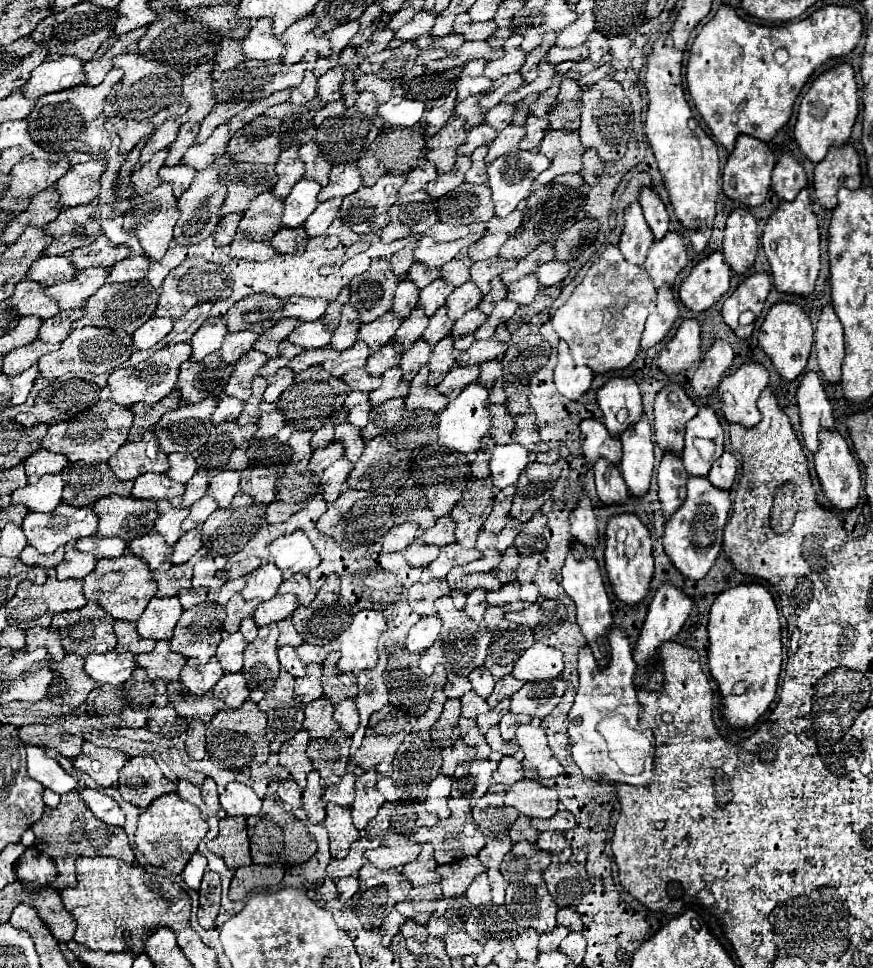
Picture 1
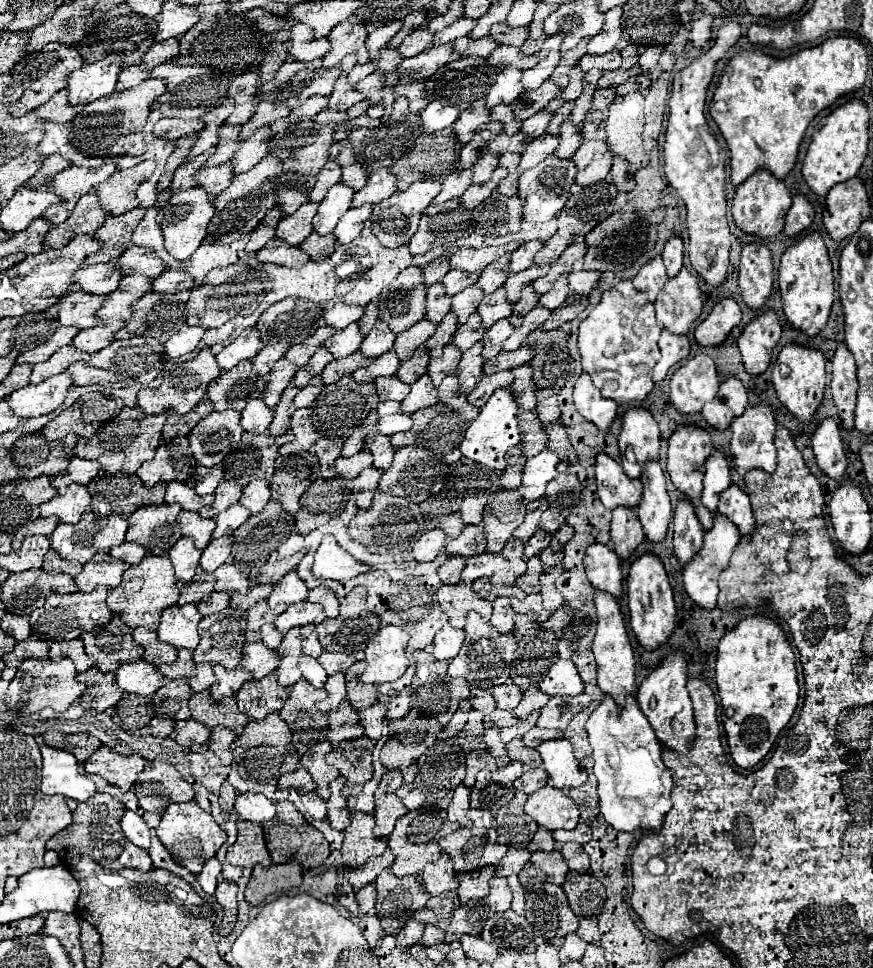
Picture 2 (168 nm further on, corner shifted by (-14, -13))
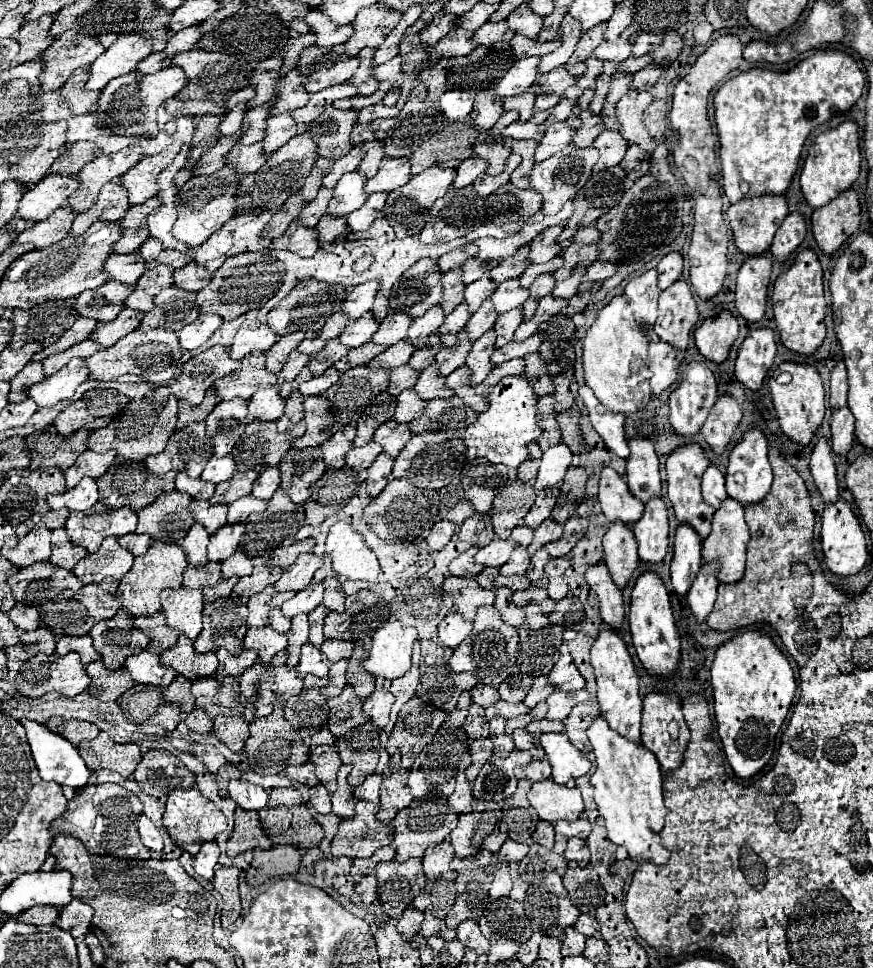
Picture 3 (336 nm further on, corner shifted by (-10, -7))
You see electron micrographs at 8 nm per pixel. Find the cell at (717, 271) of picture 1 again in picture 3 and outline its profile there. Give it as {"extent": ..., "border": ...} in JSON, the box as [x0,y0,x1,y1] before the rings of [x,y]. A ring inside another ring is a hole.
{"extent":[695,310,739,362],"border":[[[721,310],[717,316],[707,318],[703,320],[701,326],[697,326],[695,346],[707,360],[723,362],[737,334],[739,334],[737,318],[729,310]]]}

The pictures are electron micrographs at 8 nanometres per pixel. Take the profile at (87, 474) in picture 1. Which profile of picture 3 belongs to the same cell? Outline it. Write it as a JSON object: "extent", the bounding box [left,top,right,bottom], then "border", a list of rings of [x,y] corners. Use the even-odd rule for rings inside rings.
{"extent":[97,460,175,512],"border":[[[115,460],[111,464],[111,470],[107,470],[107,474],[97,478],[97,486],[99,486],[99,502],[103,502],[105,506],[109,506],[109,508],[127,506],[127,508],[139,512],[141,508],[151,504],[159,494],[171,492],[175,488],[175,472],[169,472],[167,476],[159,478],[159,476],[149,474],[141,462]]]}

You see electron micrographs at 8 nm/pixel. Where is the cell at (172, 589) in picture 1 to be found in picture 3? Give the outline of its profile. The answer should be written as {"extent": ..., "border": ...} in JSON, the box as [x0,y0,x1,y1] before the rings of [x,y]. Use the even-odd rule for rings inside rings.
{"extent":[183,562,221,588],"border":[[[207,562],[207,566],[201,568],[187,568],[183,572],[183,588],[209,588],[215,586],[221,578],[221,564],[219,562]]]}

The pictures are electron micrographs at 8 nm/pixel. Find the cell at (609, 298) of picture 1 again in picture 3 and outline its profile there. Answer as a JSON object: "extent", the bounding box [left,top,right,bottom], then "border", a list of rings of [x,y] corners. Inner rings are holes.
{"extent":[583,294,657,414],"border":[[[625,294],[615,296],[609,304],[605,304],[591,328],[583,338],[583,370],[585,384],[593,390],[599,402],[611,412],[631,414],[639,408],[645,408],[651,394],[649,388],[649,344],[657,338],[651,326],[641,326],[635,322],[635,314],[627,302]]]}

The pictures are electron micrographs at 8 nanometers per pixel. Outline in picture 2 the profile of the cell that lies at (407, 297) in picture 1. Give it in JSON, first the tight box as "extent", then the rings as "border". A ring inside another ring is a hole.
{"extent":[427,282,451,324],"border":[[[441,282],[427,288],[427,320],[439,324],[445,314],[451,310],[451,296],[445,294],[445,288]]]}

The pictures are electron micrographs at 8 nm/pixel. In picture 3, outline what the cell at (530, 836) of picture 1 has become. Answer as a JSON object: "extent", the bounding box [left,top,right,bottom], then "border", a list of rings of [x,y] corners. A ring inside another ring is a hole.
{"extent":[531,822,555,848],"border":[[[539,822],[537,828],[535,828],[535,832],[531,834],[531,840],[533,840],[535,844],[545,846],[545,848],[553,848],[553,844],[555,844],[553,824],[549,824],[549,822]]]}

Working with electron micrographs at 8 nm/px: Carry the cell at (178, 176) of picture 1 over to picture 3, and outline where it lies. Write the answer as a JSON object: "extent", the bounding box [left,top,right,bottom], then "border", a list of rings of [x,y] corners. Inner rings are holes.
{"extent":[227,142,267,174],"border":[[[257,142],[253,146],[235,146],[231,154],[227,154],[227,166],[237,168],[239,174],[255,172],[267,156],[263,154],[263,144]]]}

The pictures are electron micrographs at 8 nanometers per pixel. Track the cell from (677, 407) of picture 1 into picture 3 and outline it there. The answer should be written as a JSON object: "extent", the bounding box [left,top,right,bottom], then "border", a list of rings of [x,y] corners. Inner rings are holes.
{"extent":[665,444,713,540],"border":[[[683,444],[679,448],[675,448],[665,464],[665,472],[667,472],[667,496],[673,504],[677,522],[687,522],[695,528],[695,532],[701,536],[701,540],[707,538],[707,534],[711,532],[711,516],[713,516],[713,508],[709,504],[705,504],[703,496],[701,496],[701,476],[705,472],[705,468],[709,466],[709,458],[705,456],[703,448],[699,444]]]}

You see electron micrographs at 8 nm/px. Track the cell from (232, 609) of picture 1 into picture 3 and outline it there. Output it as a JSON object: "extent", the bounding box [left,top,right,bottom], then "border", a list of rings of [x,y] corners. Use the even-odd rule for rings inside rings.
{"extent":[247,584,297,628],"border":[[[272,584],[265,587],[261,592],[252,595],[247,603],[248,627],[262,628],[266,626],[270,610],[281,607],[285,601],[291,599],[295,594],[297,592],[291,592],[291,590],[277,592]]]}

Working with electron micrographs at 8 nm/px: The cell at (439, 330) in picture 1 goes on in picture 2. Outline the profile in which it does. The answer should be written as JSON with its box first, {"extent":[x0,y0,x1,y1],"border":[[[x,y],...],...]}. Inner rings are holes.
{"extent":[453,312,487,352],"border":[[[473,312],[473,314],[469,316],[469,320],[467,320],[463,326],[459,326],[459,330],[455,332],[453,344],[455,344],[459,350],[465,352],[465,350],[469,350],[475,342],[479,342],[479,340],[483,338],[485,330],[487,330],[487,328],[481,326],[481,316],[479,316],[477,312]]]}

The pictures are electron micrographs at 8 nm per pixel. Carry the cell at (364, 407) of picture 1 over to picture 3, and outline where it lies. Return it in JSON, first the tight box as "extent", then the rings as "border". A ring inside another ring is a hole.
{"extent":[395,390,425,422],"border":[[[403,390],[397,396],[397,408],[395,408],[395,422],[411,422],[423,414],[425,402],[415,396],[415,390]]]}

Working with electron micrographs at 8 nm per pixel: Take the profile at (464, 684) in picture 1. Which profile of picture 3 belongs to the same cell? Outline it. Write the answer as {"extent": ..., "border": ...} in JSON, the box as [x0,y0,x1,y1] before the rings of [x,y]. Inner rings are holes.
{"extent":[471,684,499,708],"border":[[[477,684],[471,688],[471,698],[475,704],[483,706],[483,708],[489,708],[493,706],[495,702],[499,702],[499,694],[495,688],[491,686],[485,686],[485,684]]]}

